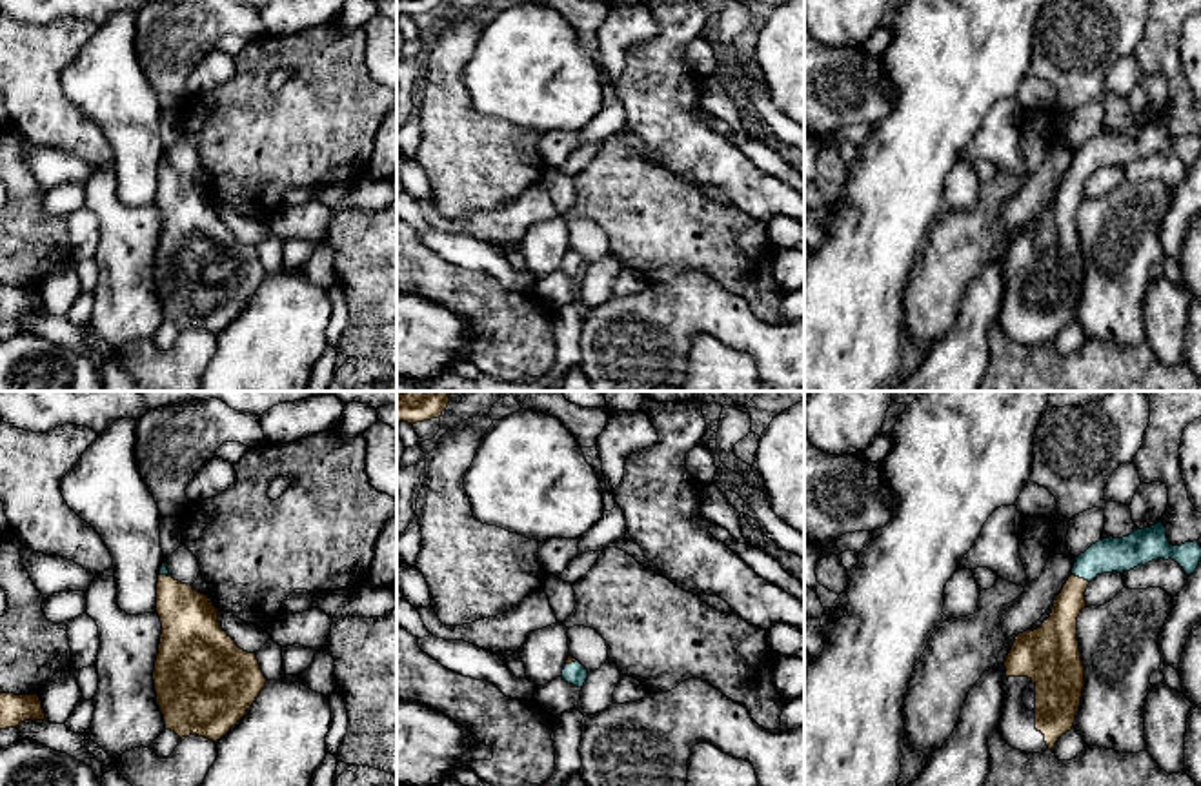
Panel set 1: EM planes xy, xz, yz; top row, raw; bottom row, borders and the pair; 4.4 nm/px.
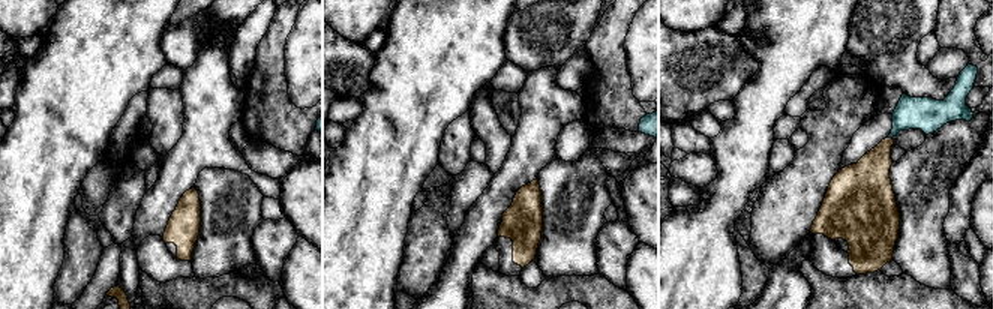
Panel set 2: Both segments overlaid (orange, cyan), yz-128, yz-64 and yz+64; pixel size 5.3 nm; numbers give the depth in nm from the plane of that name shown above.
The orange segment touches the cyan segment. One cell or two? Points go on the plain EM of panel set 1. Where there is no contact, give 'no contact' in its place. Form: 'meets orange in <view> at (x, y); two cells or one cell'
meets orange in yz at (1081, 171); one cell

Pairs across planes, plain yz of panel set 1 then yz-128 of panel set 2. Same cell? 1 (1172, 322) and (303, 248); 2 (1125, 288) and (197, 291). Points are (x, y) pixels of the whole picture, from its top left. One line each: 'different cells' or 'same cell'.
1: different cells
2: different cells

